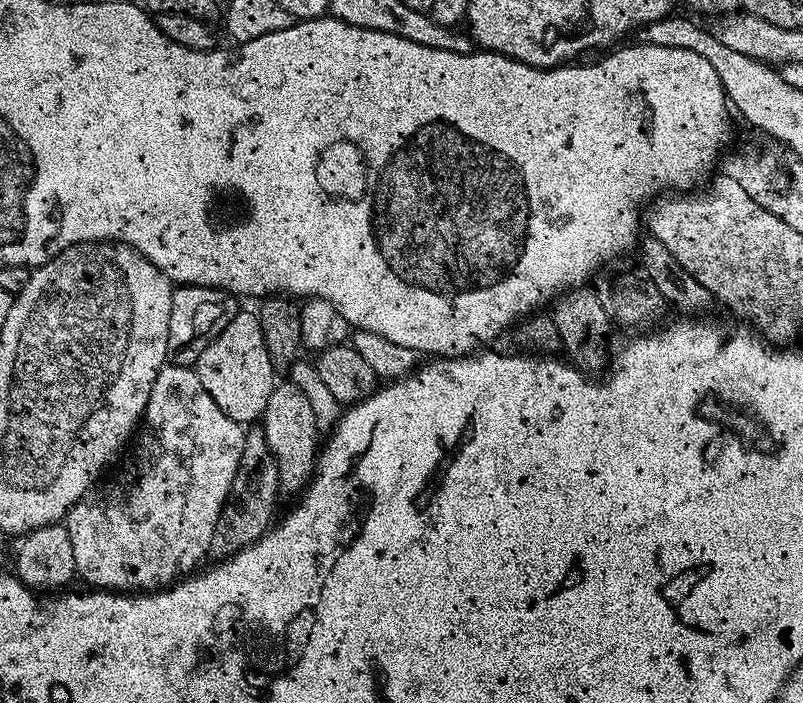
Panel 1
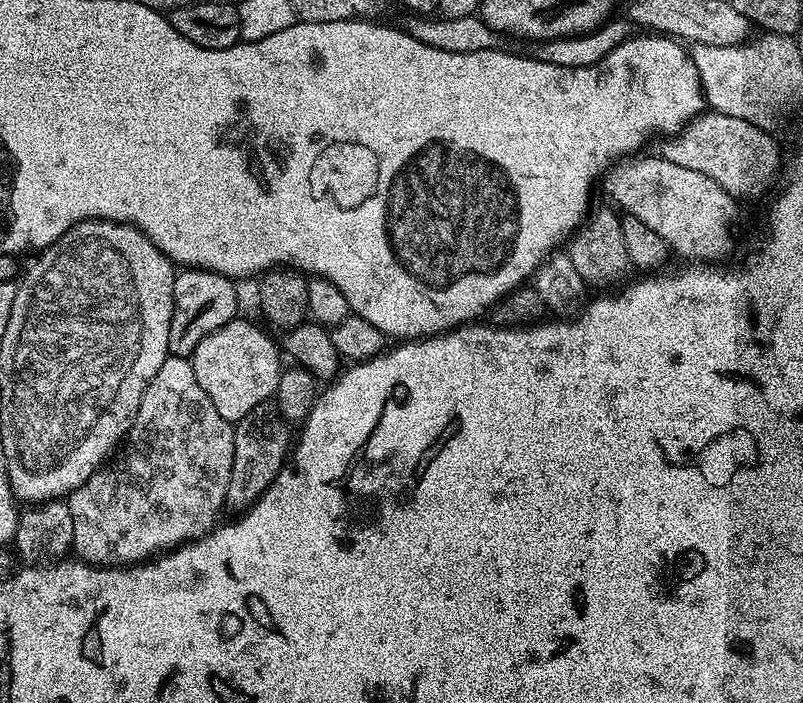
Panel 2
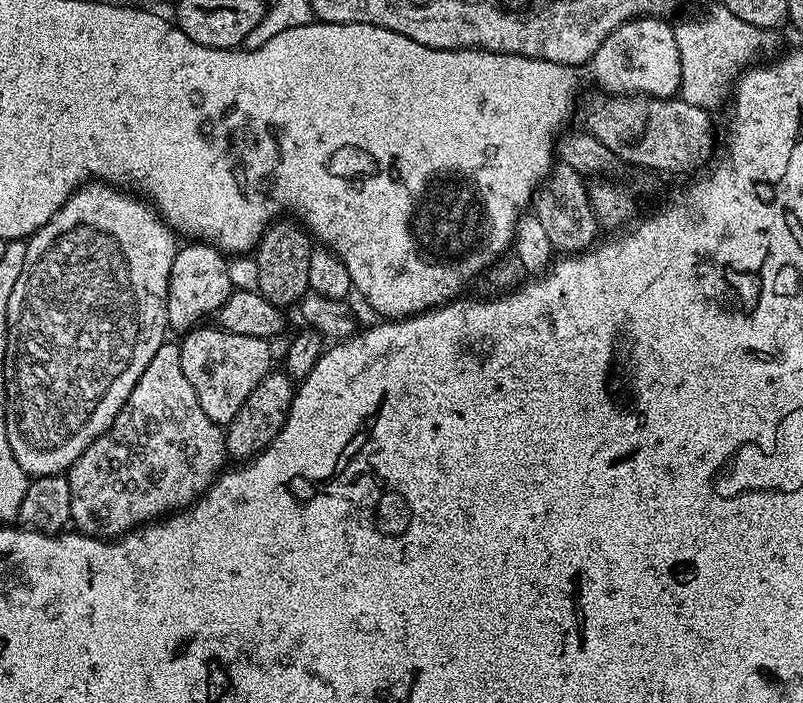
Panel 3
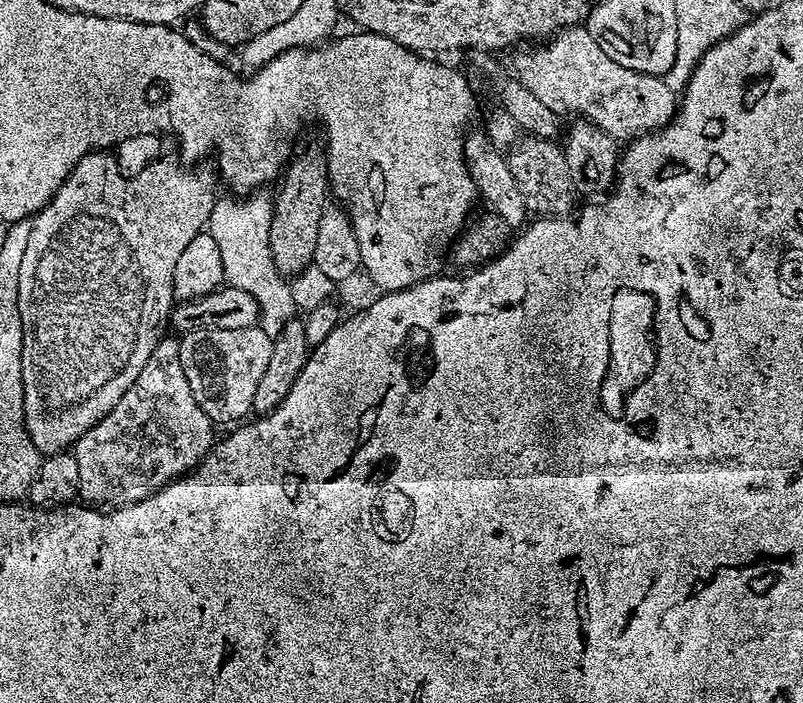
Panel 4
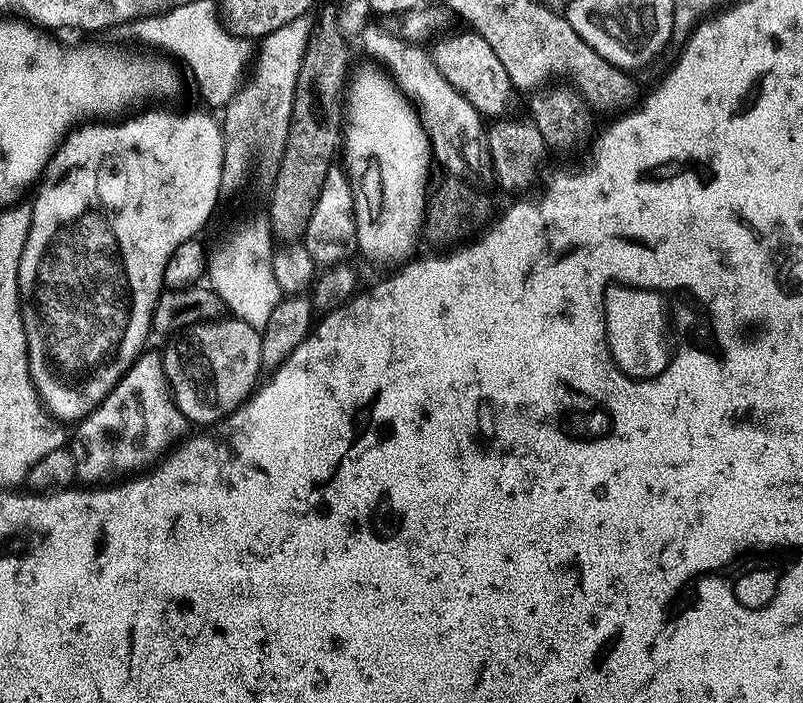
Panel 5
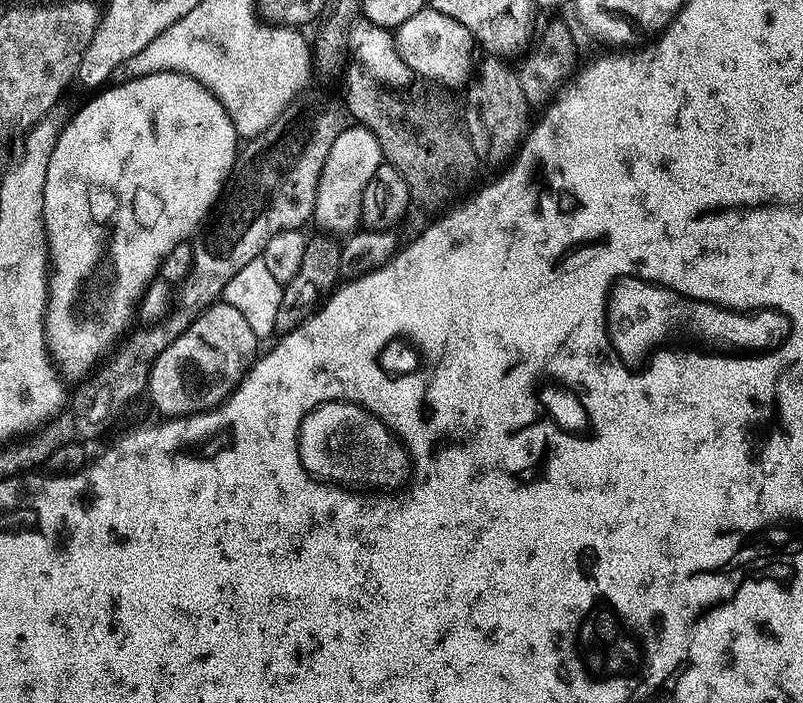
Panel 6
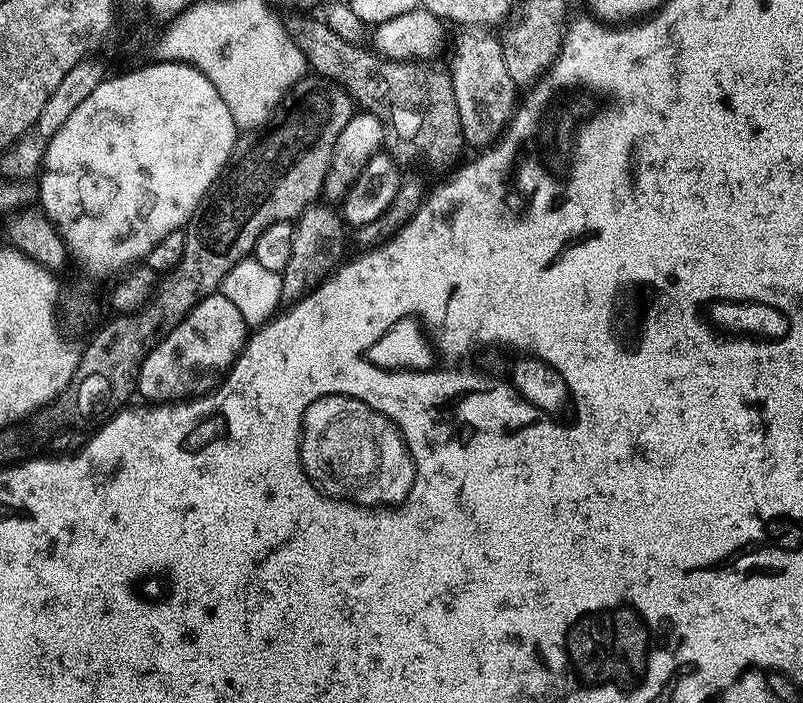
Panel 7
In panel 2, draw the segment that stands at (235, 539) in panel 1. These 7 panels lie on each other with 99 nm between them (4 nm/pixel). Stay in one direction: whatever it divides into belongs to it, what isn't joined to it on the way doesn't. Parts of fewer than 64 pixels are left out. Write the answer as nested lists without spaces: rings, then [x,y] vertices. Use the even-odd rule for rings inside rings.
[[[272,402],[254,406],[246,418],[235,421],[232,429],[234,462],[230,466],[230,482],[224,499],[227,511],[232,511],[232,514],[247,512],[254,501],[260,499],[260,495],[270,487],[290,455],[288,428],[289,421],[284,419],[280,409]]]

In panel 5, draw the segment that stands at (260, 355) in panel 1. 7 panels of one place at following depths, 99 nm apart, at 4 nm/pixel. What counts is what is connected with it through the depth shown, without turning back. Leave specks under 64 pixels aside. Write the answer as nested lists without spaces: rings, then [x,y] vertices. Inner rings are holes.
[[[227,319],[193,324],[162,352],[164,379],[172,399],[180,413],[196,426],[211,426],[235,412],[252,395],[261,379],[260,332],[241,320]]]

